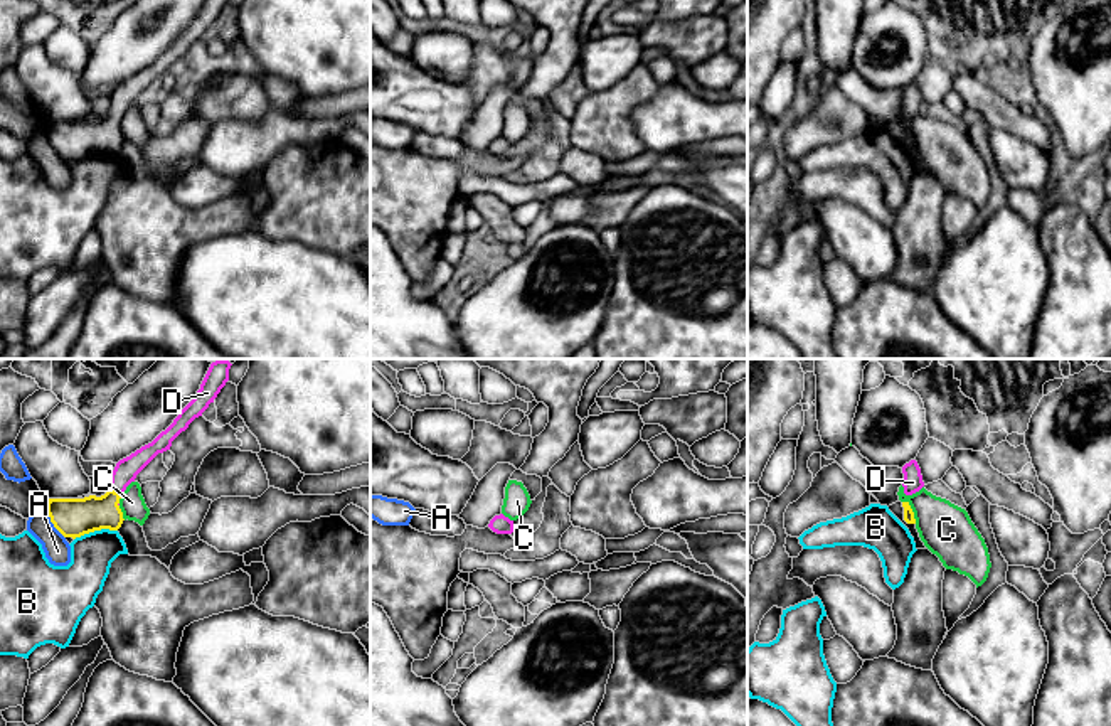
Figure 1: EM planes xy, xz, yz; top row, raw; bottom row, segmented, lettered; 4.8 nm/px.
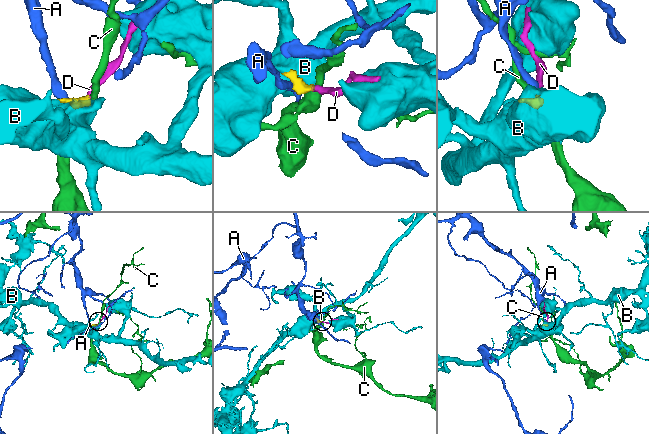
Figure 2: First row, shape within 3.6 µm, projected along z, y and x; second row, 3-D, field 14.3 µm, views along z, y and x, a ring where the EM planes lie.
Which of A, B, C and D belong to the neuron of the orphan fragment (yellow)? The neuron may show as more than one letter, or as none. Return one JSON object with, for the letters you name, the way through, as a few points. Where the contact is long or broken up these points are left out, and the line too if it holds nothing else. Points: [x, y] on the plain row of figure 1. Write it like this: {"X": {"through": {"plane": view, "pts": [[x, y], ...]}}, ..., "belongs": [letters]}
{"D": {"through": {"plane": "xy", "pts": [[73, 140], [95, 135], [113, 113], [125, 95]]}}, "belongs": ["D"]}

